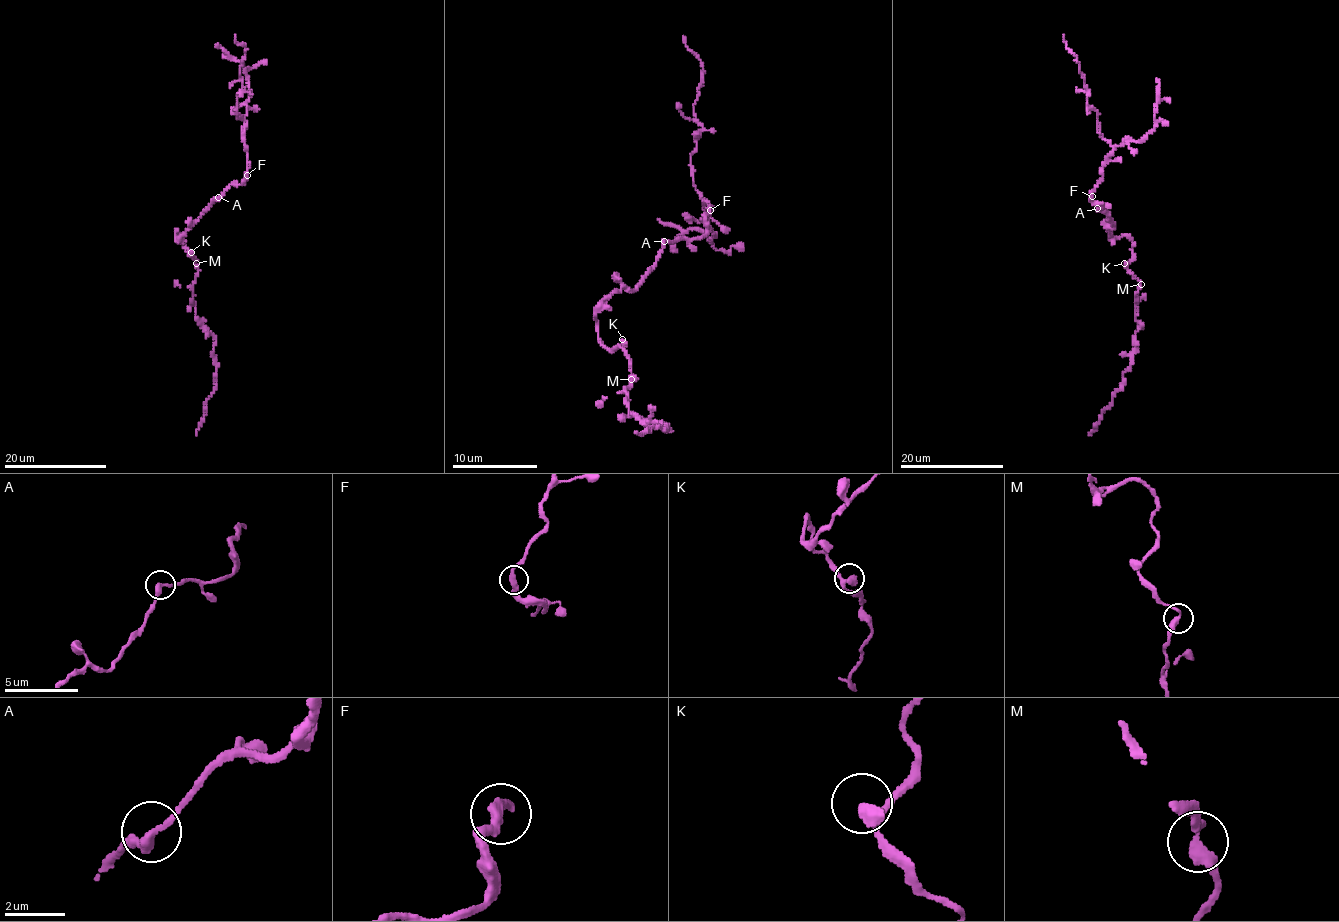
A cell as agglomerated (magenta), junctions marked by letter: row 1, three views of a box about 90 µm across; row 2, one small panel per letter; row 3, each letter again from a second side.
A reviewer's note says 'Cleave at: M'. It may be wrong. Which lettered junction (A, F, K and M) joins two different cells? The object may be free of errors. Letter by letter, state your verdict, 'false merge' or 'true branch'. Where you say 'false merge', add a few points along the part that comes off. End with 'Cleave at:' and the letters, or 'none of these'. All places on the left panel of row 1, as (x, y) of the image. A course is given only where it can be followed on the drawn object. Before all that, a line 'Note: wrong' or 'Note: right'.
Note: wrong
A: true branch
F: true branch
K: true branch
M: true branch
Cleave at: none of these

